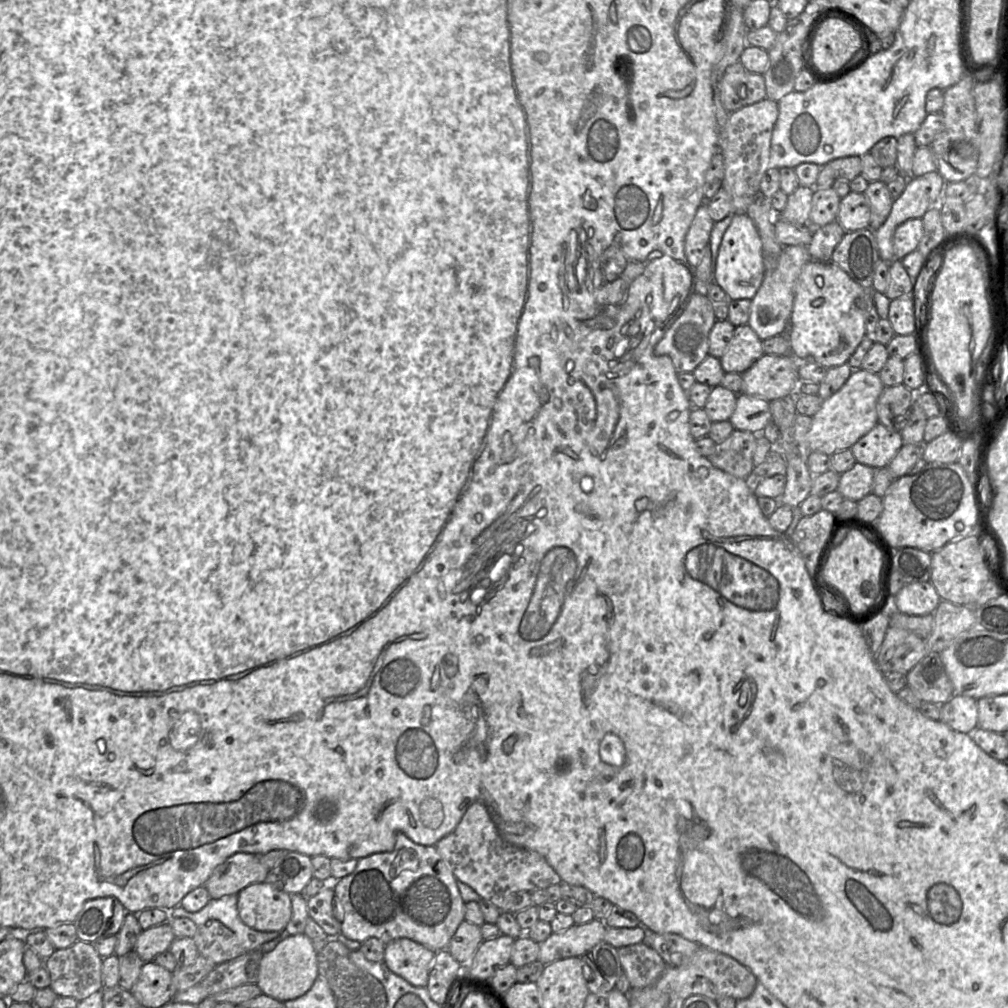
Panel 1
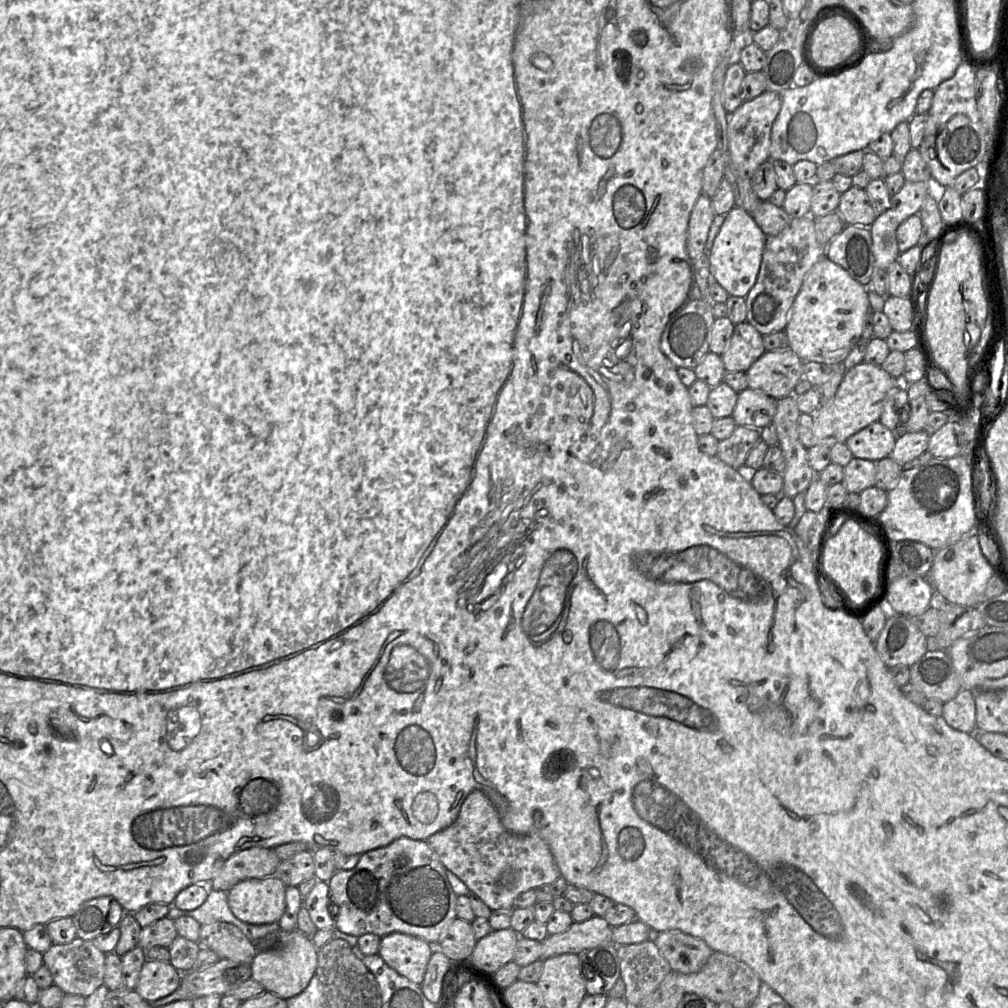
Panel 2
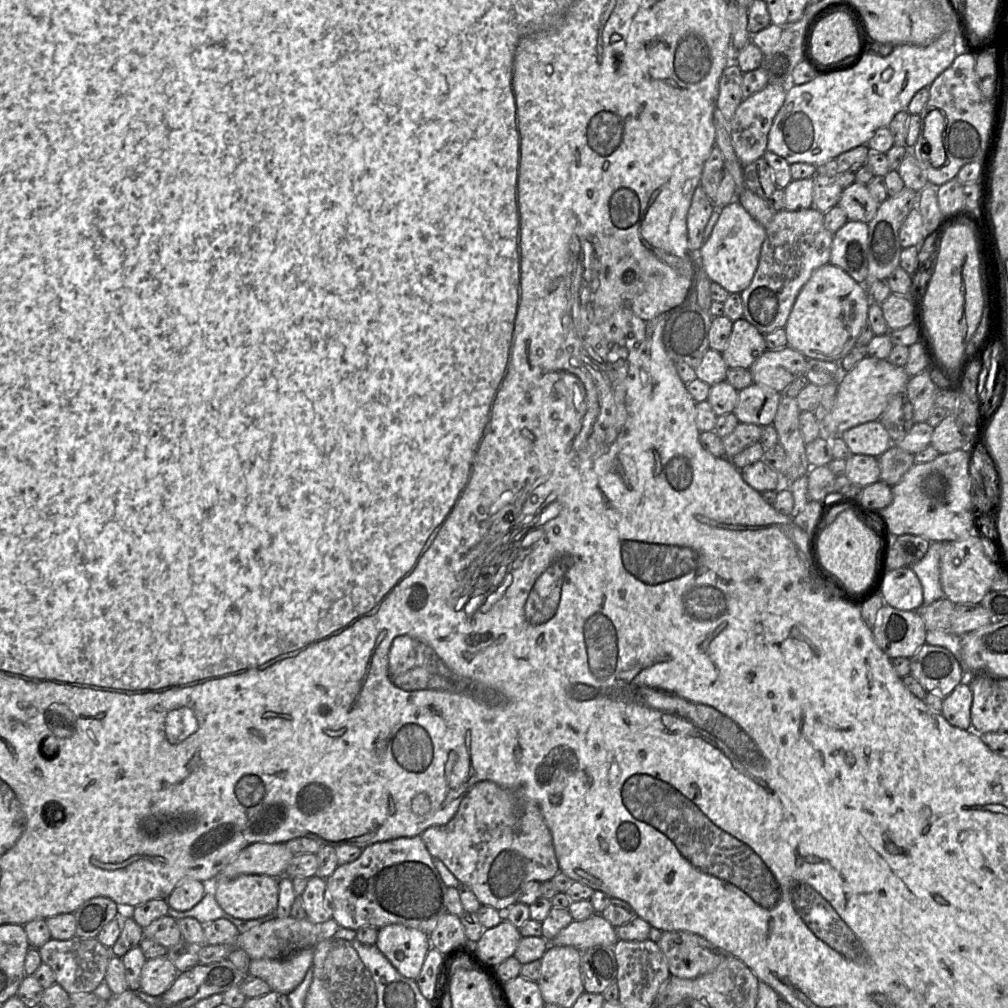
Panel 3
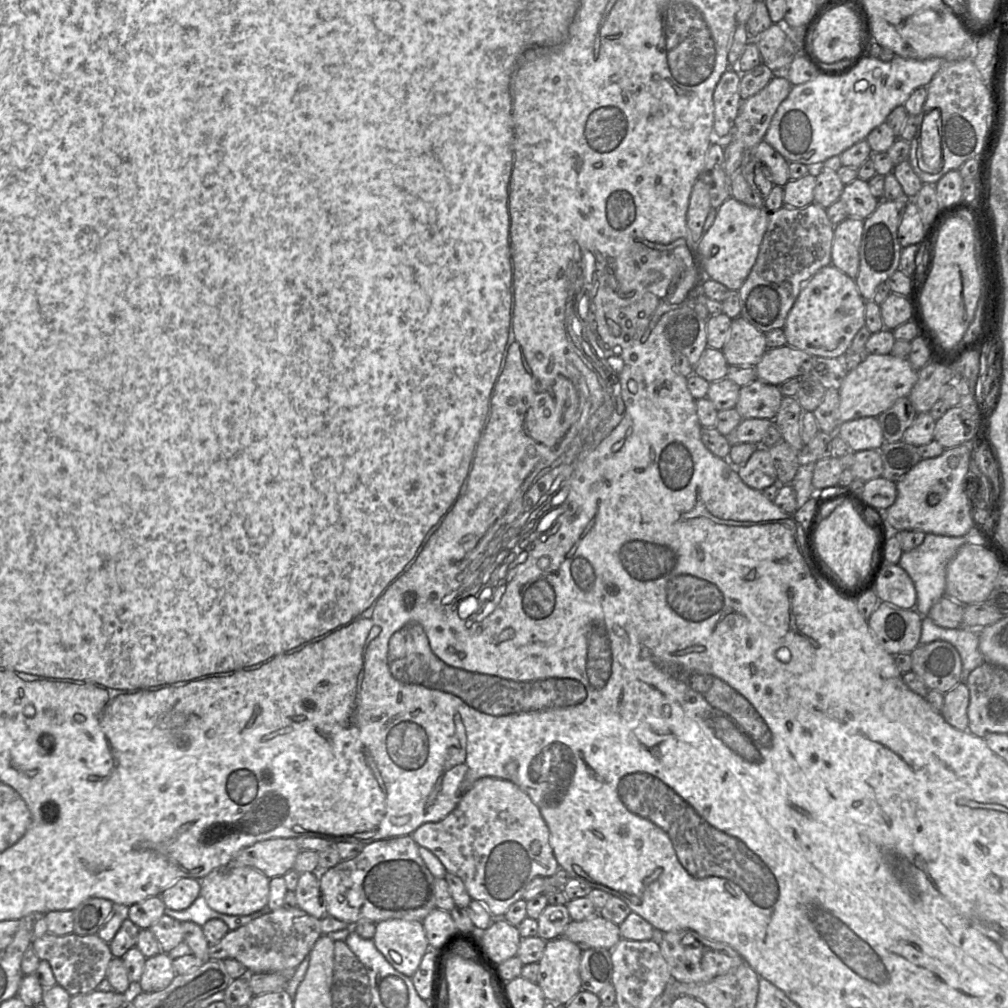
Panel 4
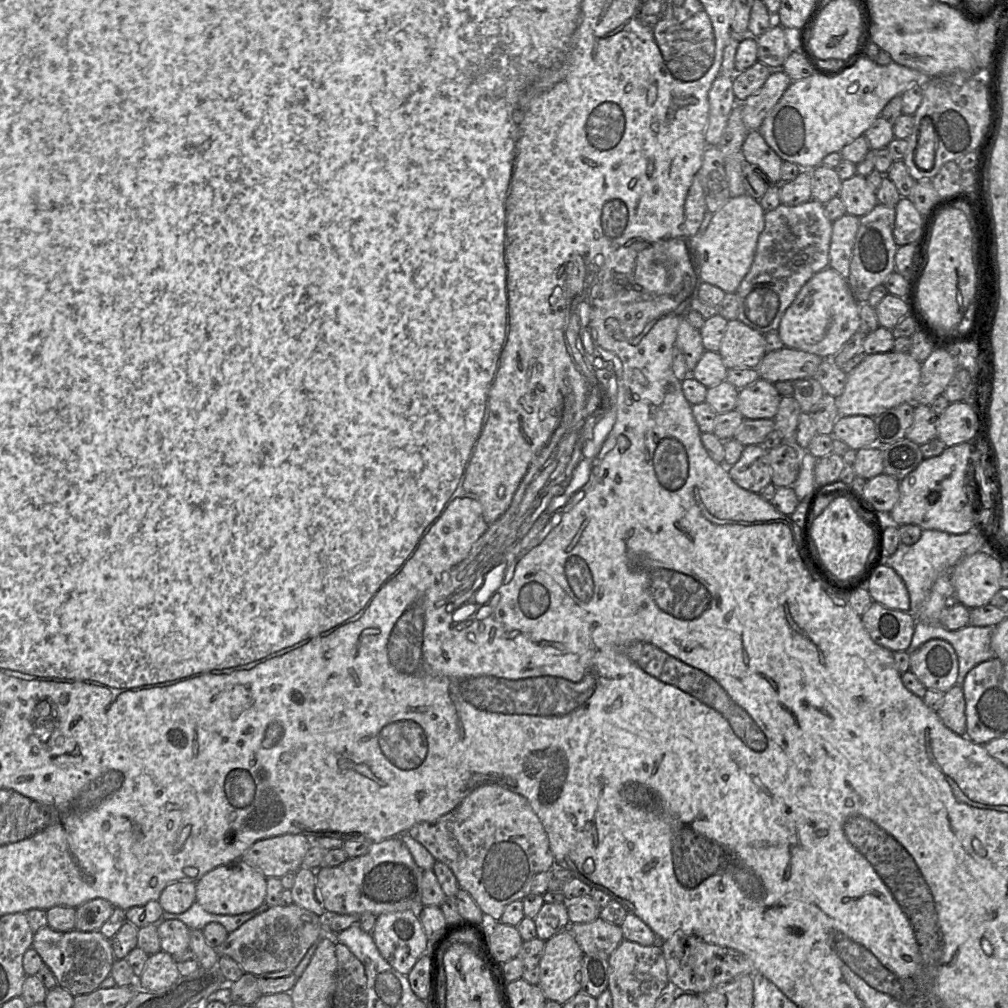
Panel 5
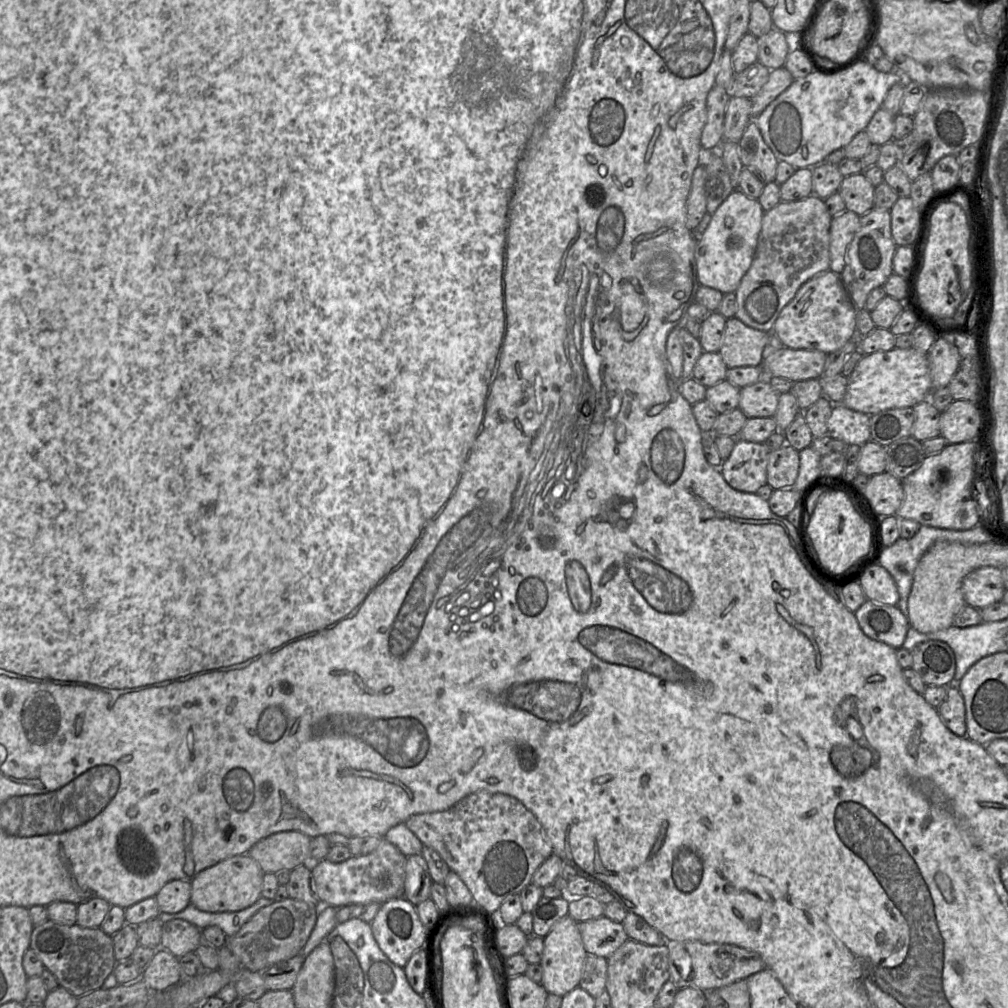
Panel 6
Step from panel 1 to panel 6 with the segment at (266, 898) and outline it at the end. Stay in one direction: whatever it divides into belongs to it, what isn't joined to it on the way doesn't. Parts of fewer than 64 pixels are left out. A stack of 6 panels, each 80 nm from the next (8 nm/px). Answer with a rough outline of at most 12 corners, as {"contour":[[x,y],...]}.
{"contour":[[249,855],[199,872],[190,903],[243,910],[261,897],[264,872]]}

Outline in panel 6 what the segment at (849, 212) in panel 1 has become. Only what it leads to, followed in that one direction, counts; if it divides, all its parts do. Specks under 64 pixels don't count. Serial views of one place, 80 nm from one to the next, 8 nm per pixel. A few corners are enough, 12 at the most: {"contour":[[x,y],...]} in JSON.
{"contour":[[864,172],[844,177],[838,192],[846,210],[862,216],[874,208]]}

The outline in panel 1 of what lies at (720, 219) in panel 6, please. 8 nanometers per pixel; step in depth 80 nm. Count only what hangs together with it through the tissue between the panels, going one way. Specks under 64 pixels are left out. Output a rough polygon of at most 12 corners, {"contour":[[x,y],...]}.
{"contour":[[734,213],[714,282],[728,300],[751,300],[764,275],[759,232]]}

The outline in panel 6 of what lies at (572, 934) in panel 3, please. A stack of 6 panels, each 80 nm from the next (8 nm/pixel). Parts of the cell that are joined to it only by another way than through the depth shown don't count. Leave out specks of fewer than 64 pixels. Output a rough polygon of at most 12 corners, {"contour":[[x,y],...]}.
{"contour":[[605,916],[580,922],[589,955],[608,958],[629,939]]}

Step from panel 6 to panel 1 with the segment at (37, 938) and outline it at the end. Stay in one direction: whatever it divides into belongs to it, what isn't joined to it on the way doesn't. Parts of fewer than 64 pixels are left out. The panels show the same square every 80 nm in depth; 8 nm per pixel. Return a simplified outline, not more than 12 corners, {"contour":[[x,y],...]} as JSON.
{"contour":[[77,940],[44,961],[50,988],[78,1001],[103,989],[102,960]]}

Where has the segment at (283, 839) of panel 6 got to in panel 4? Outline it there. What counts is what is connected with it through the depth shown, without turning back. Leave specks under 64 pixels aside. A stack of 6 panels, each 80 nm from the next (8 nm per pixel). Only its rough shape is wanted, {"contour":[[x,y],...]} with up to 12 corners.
{"contour":[[296,838],[263,840],[229,866],[252,867],[269,879],[294,869]]}

